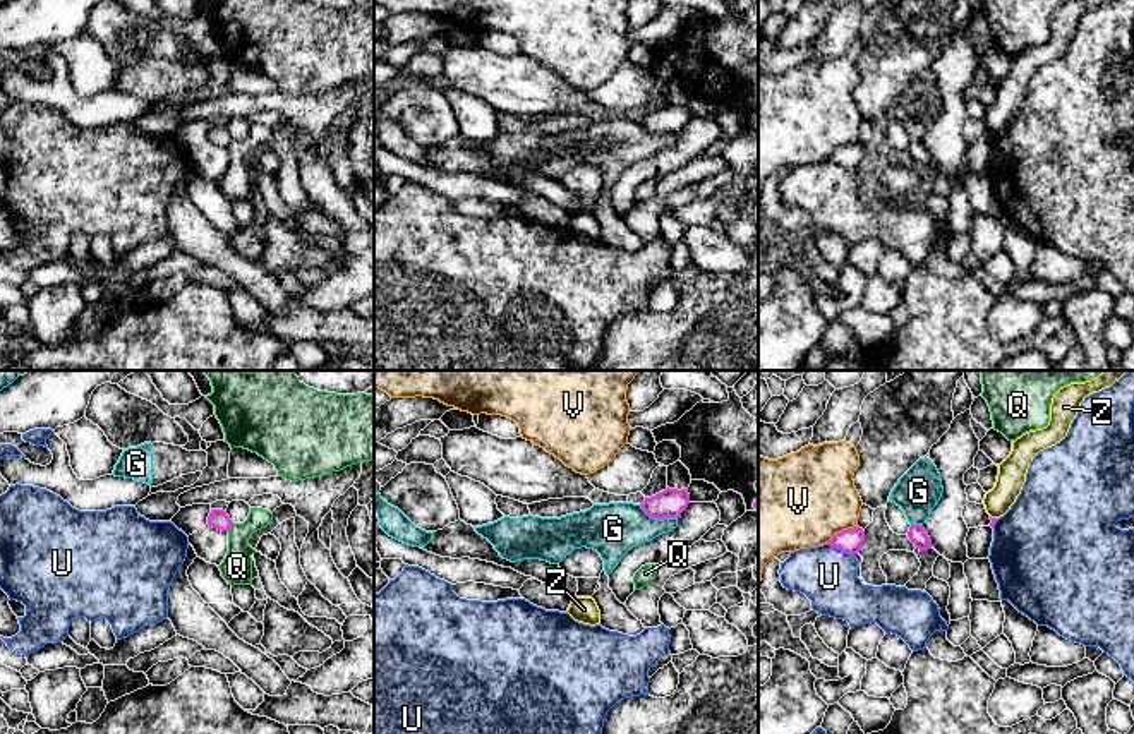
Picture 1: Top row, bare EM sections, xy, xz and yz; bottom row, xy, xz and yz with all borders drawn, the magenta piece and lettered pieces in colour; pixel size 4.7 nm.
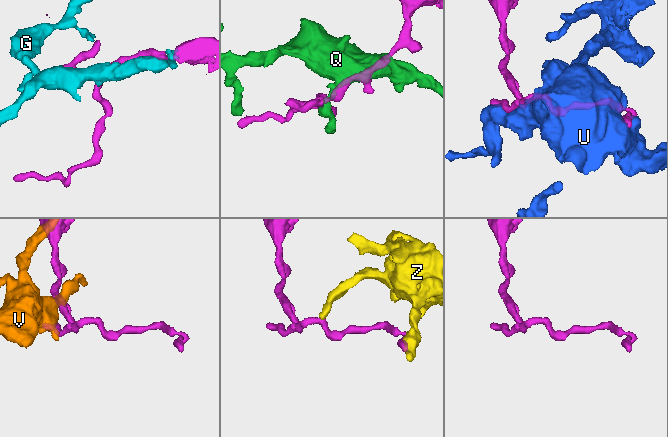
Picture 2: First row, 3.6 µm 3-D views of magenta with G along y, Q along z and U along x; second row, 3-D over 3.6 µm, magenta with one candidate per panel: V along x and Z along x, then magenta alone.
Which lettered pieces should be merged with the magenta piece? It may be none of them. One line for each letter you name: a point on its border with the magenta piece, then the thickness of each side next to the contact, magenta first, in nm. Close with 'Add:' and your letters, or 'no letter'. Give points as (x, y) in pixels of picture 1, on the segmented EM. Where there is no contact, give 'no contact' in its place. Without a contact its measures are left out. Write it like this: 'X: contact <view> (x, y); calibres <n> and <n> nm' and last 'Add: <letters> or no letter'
Add: no letter

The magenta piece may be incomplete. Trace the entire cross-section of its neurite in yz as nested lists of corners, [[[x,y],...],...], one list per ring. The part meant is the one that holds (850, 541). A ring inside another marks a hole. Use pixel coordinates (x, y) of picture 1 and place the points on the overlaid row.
[[[860,526],[835,533],[827,544],[841,549],[842,552],[856,556],[865,542],[865,532]]]

